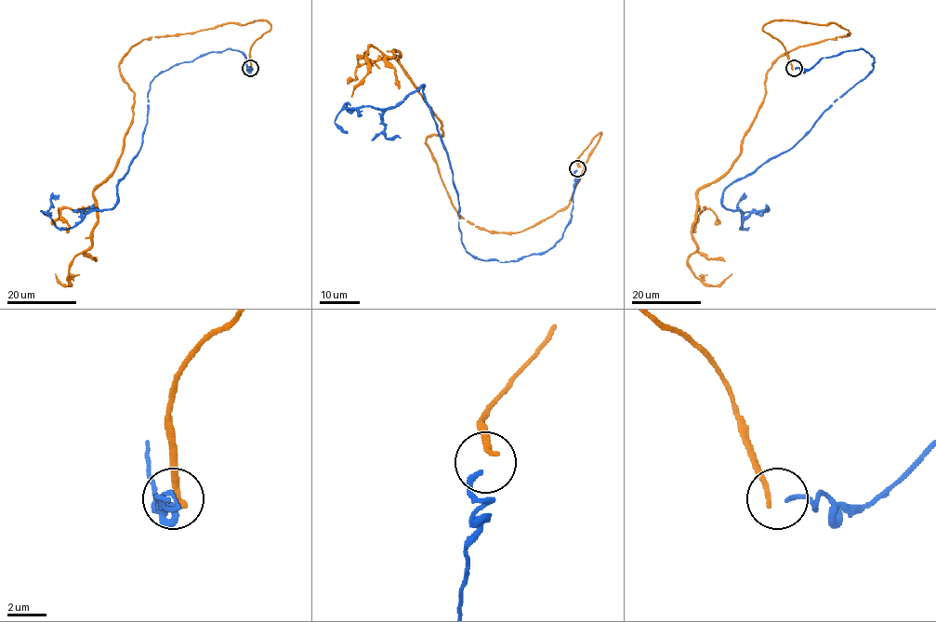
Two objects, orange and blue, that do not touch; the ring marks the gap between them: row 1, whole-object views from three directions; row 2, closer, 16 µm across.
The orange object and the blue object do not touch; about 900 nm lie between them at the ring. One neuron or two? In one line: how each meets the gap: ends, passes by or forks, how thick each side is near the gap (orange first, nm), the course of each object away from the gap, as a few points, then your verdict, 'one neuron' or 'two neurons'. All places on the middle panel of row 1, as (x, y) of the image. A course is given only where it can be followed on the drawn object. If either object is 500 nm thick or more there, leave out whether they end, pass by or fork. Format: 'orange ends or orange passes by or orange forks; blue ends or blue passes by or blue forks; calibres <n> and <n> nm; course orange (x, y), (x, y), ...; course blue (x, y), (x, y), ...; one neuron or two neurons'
orange ends; blue ends; calibres 280 and 260 nm; course orange (577, 166), (599, 132), (571, 202), (483, 230), (401, 55), (371, 46), (351, 96); course blue (576, 169), (552, 247), (481, 260), (461, 241), (423, 86), (388, 109), (346, 107), (335, 123), (348, 132); two neurons

